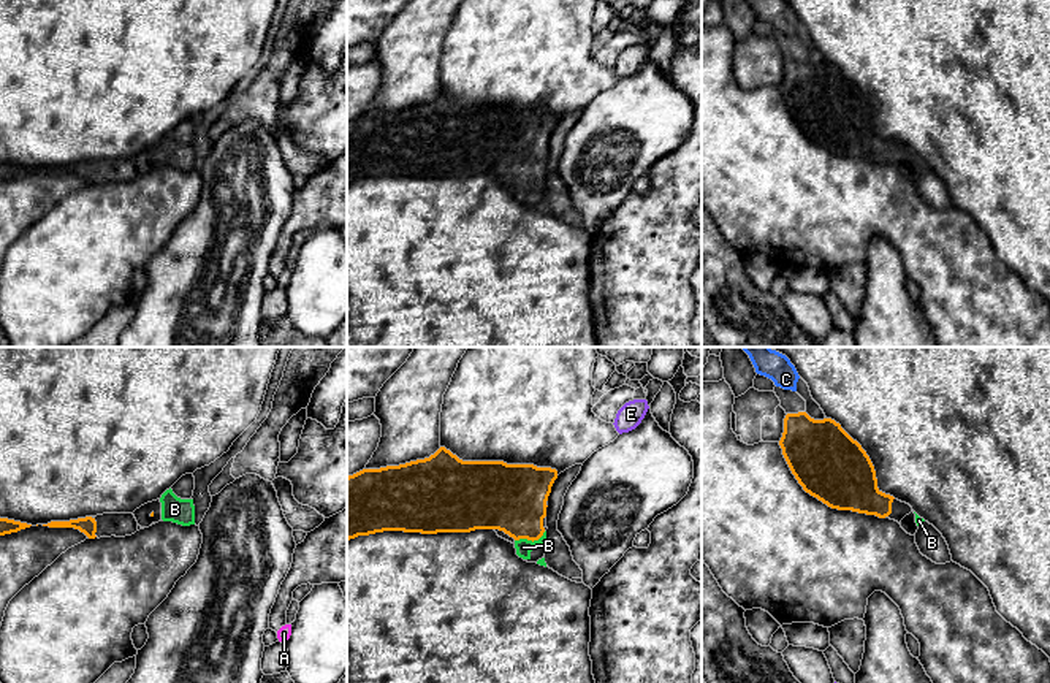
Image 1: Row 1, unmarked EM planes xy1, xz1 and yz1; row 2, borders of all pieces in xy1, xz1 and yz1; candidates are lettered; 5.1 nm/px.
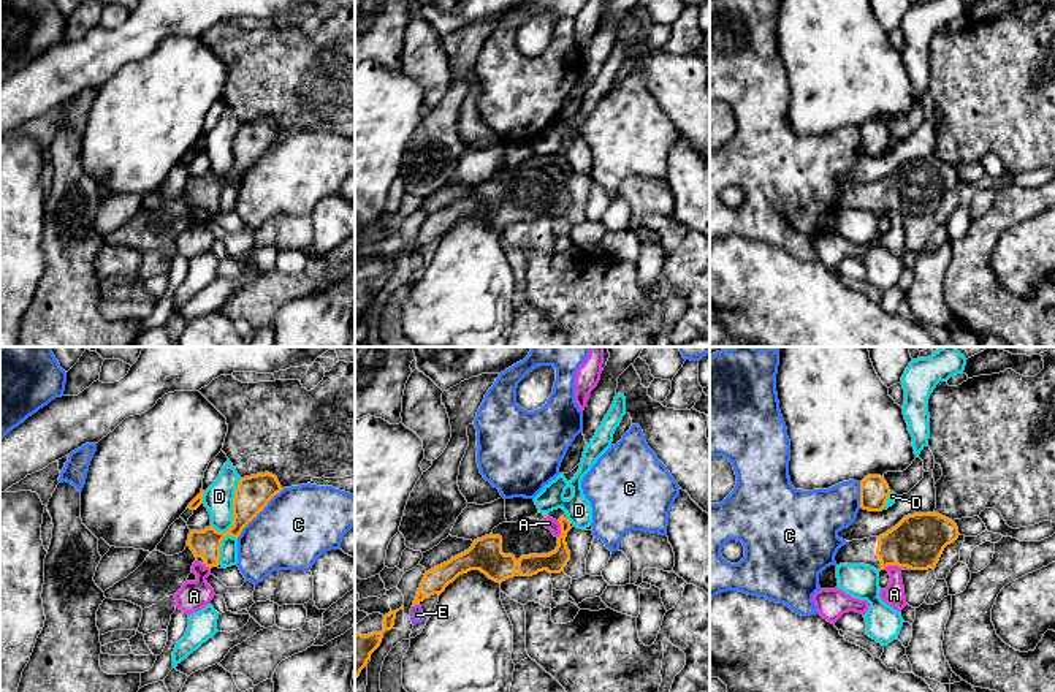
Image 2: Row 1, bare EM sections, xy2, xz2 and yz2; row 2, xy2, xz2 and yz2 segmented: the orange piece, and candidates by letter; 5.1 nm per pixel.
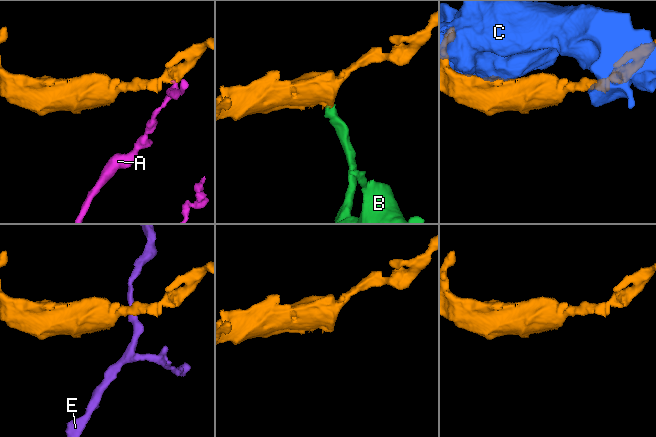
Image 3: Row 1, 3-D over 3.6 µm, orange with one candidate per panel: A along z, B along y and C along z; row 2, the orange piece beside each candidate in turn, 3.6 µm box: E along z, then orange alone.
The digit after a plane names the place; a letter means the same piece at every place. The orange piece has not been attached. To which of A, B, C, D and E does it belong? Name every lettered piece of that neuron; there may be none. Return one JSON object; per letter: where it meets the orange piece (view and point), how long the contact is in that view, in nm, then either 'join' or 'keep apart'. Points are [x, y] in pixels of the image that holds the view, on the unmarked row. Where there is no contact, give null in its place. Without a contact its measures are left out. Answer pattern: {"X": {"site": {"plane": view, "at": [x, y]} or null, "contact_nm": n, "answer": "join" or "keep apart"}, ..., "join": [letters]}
{"A": {"site": {"plane": "xz2", "at": [561, 174]}, "contact_nm": 100, "answer": "keep apart"}, "B": {"site": {"plane": "xz1", "at": [529, 184]}, "contact_nm": 170, "answer": "join"}, "C": {"site": {"plane": "xy2", "at": [258, 157]}, "contact_nm": 340, "answer": "keep apart"}, "D": {"site": {"plane": "xy2", "at": [233, 163]}, "contact_nm": 420, "answer": "keep apart"}, "E": {"site": {"plane": "xz2", "at": [415, 249]}, "contact_nm": 40, "answer": "keep apart"}, "join": ["B"]}

